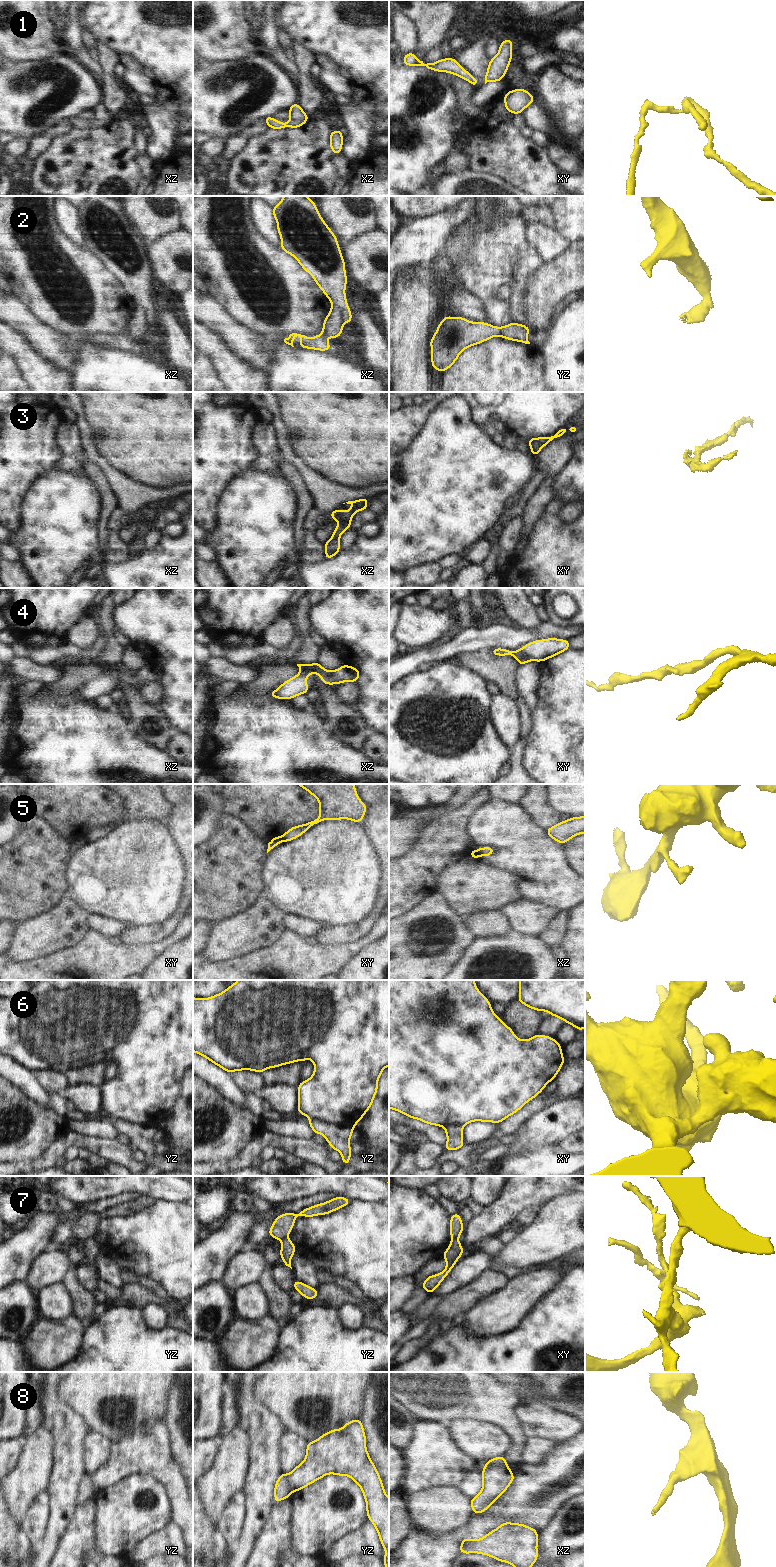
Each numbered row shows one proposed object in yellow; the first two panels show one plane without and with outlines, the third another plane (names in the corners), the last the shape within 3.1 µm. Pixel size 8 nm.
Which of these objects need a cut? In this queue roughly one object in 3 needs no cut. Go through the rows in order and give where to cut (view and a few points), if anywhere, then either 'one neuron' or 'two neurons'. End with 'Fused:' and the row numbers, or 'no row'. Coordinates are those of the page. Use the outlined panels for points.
1: no cut | one neuron
2: xz (332, 304), (340, 310), (343, 323) | two neurons
3: no cut | one neuron
4: no cut | one neuron
5: xy (281, 836), (283, 841) | two neurons
6: yz (310, 1118), (334, 1124), (348, 1124), (352, 1127) | two neurons
7: xy (457, 1237), (451, 1239) | two neurons
8: xz (487, 1465), (506, 1466) | two neurons
Fused: 2, 5, 6, 7, 8

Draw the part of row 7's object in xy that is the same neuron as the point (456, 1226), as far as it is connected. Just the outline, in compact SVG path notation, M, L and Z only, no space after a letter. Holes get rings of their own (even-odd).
M456 1212L450 1216L450 1237L451 1239L457 1239L462 1235L464 1230L464 1224L462 1223L462 1218L460 1214Z

